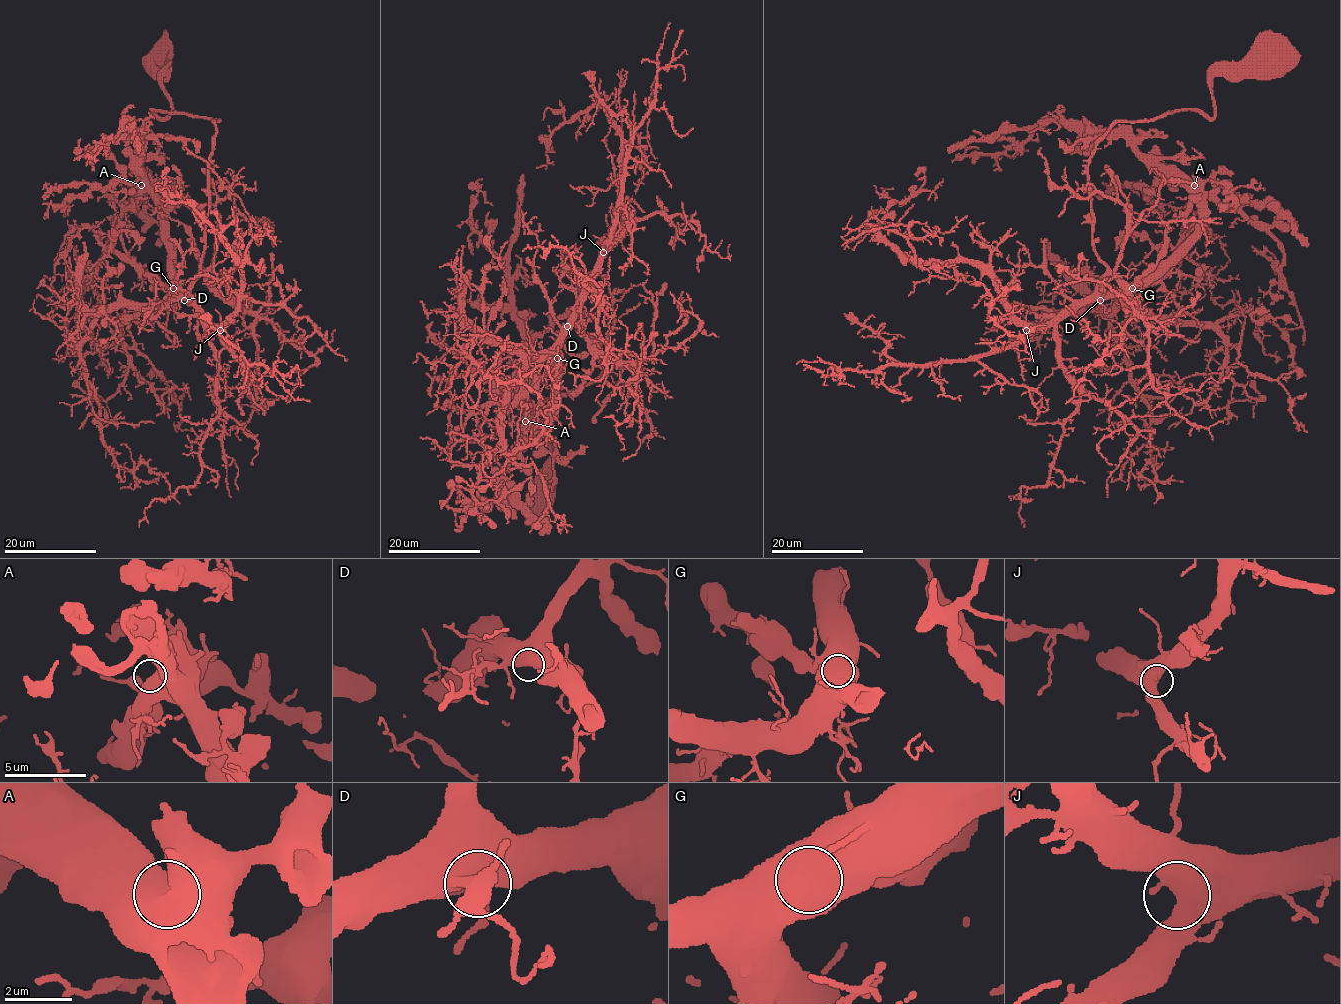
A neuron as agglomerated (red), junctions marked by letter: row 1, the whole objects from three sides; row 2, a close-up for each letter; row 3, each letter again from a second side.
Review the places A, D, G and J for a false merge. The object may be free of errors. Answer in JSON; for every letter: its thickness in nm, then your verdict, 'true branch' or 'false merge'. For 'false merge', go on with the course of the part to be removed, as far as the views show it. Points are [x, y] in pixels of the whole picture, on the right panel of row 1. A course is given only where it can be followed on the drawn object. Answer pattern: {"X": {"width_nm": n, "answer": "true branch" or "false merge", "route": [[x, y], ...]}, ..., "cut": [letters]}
{"A": {"width_nm": 750, "answer": "true branch"}, "D": {"width_nm": 750, "answer": "true branch"}, "G": {"width_nm": 1300, "answer": "true branch"}, "J": {"width_nm": 850, "answer": "true branch"}, "cut": []}

